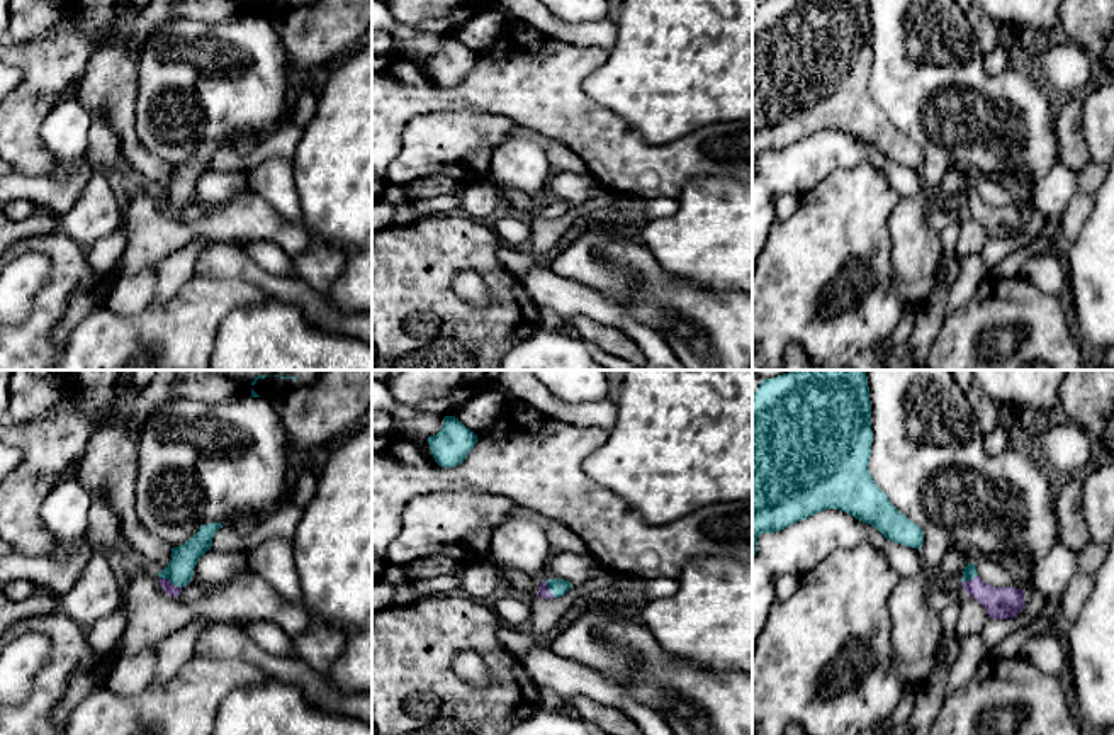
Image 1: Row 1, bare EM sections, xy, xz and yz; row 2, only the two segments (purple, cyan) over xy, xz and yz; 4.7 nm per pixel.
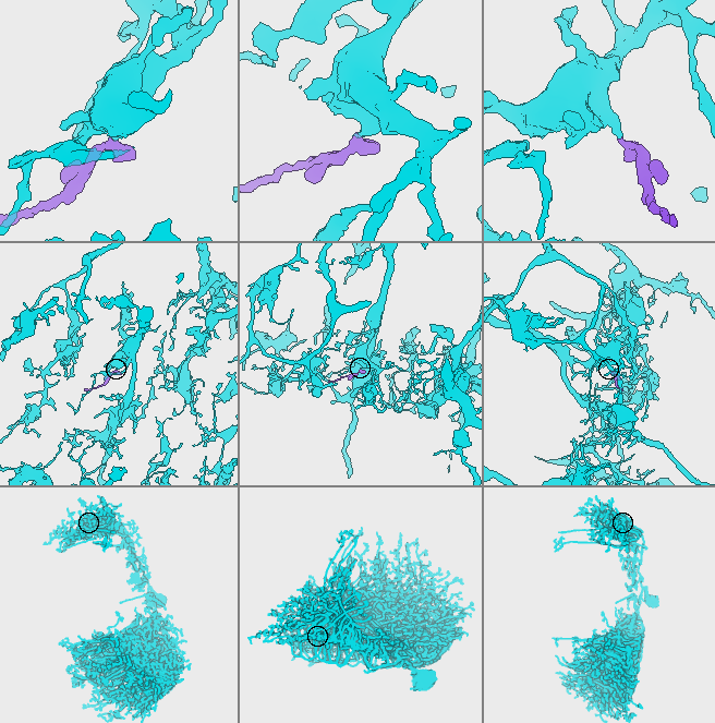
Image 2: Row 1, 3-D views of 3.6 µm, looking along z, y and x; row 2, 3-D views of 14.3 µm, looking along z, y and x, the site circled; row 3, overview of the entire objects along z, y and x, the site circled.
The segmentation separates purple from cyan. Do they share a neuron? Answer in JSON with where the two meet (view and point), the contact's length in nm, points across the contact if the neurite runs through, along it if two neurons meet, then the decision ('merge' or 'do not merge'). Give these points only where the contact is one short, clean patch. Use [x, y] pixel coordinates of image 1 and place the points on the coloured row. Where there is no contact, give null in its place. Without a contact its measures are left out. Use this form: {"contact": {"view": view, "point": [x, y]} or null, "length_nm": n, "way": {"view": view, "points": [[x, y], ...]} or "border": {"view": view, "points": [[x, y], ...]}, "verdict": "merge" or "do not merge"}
{"contact": {"view": "xy", "point": [168, 581]}, "length_nm": 130, "way": {"view": "xy", "points": [[167, 586], [168, 581], [180, 569], [184, 559]]}, "verdict": "merge"}

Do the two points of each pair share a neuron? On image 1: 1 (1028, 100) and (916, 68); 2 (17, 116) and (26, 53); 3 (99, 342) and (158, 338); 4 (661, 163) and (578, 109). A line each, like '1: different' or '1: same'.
1: same
2: same
3: same
4: same

